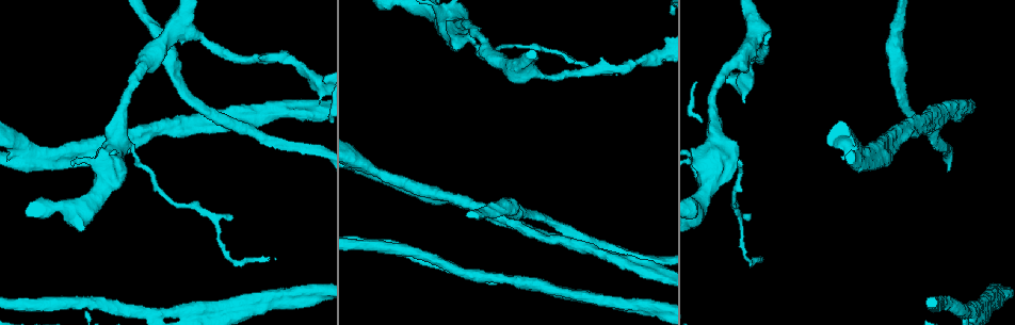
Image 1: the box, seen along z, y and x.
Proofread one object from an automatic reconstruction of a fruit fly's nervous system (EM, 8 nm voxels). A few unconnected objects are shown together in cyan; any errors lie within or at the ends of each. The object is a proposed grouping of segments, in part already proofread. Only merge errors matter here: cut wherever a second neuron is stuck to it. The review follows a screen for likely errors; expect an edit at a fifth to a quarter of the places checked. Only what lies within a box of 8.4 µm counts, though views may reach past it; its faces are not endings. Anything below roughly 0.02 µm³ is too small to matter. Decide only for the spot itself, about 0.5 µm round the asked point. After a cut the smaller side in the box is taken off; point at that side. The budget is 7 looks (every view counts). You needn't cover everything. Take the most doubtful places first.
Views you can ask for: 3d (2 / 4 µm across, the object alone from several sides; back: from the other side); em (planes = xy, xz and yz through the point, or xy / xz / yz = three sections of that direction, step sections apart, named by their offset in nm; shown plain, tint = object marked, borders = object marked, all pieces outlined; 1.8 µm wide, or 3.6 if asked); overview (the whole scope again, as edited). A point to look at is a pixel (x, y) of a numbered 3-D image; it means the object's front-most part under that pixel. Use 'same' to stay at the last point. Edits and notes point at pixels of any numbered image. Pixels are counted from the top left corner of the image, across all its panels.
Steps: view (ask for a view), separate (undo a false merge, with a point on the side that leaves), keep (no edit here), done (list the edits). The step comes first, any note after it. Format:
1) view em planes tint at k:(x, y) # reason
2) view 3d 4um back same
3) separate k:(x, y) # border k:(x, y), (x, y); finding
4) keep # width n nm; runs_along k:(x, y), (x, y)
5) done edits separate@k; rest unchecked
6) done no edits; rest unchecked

view em xz step 8 tint at 1:(111, 156) # sharp bend

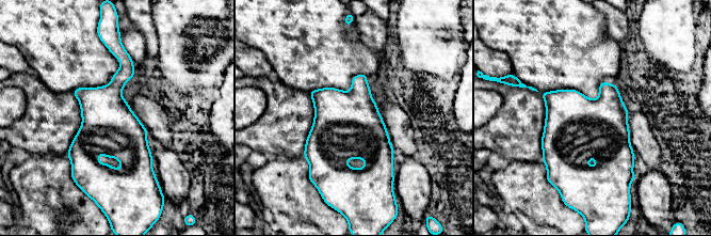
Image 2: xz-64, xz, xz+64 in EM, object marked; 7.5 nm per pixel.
view em planes tint same # cut it another way

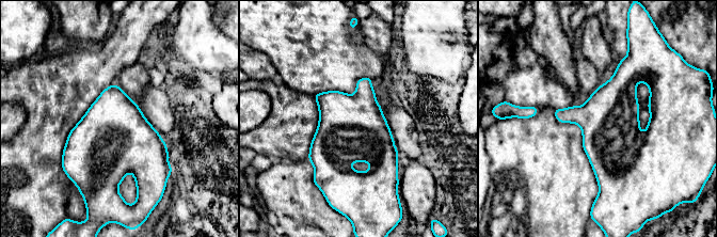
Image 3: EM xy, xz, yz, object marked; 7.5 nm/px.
keep # all the same neuron

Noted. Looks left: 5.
view em planes plain at 1:(974, 310) # side arm on a straight run

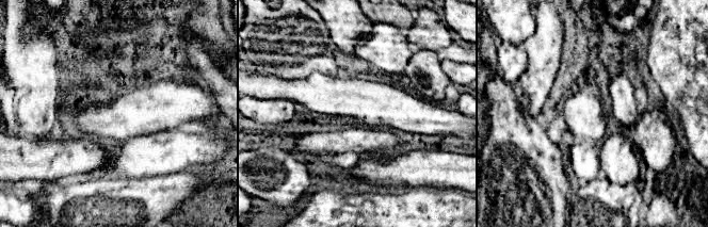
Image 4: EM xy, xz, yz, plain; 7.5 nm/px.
view em planes tint same # with the object marked

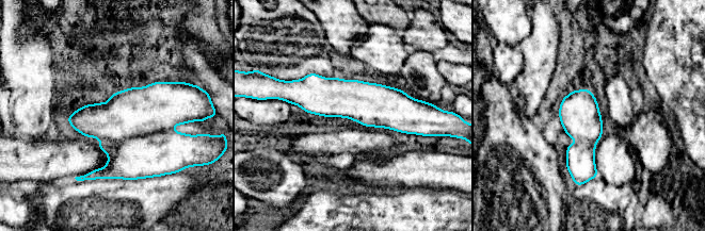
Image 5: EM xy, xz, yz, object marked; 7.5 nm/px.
keep # width 300 nm; all the same neuron

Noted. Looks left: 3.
view em planes tint at 1:(548, 78) # sudden change in width

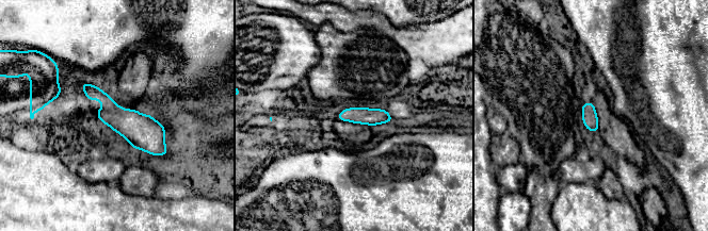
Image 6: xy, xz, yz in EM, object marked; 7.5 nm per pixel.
keep # runs_along 6:(84, 85), (164, 151); all the same neuron

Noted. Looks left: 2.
done no edits; rest unchecked

